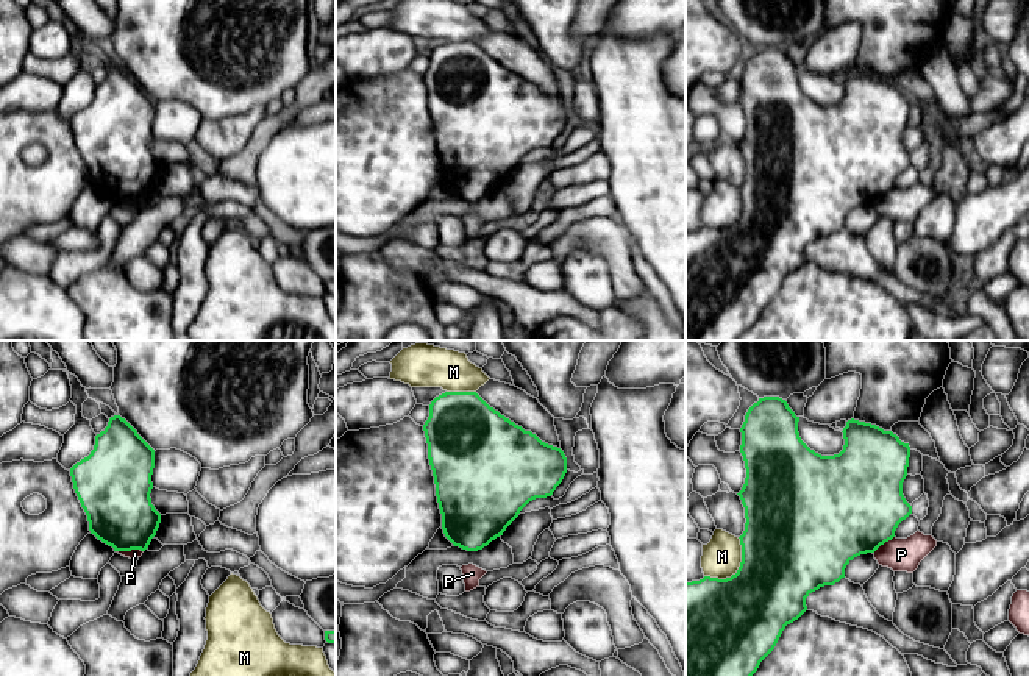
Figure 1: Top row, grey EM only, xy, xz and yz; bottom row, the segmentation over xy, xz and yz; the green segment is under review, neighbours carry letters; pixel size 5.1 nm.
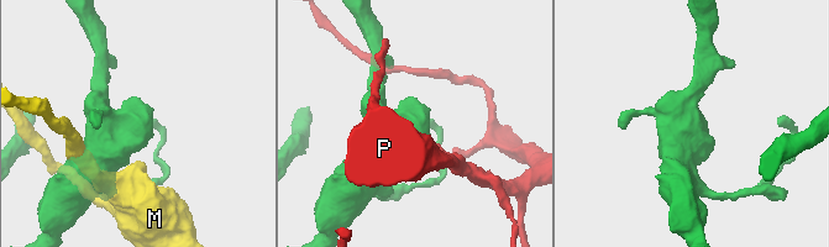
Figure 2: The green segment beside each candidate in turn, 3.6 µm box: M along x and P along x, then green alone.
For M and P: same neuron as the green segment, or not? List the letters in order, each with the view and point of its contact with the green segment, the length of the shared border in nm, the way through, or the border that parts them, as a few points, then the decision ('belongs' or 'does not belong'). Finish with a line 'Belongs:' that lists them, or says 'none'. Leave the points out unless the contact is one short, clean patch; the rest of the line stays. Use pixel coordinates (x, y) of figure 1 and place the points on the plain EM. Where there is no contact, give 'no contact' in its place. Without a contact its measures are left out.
M: contact yz (737, 220); length 280 nm; does not belong
P: contact xy (128, 200); length 140 nm; does not belong
Belongs: none

